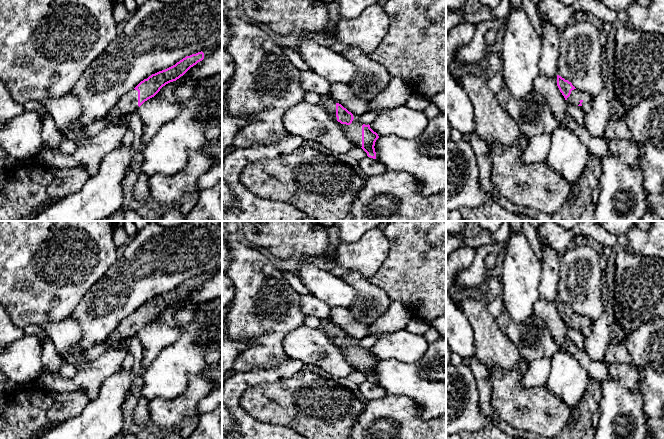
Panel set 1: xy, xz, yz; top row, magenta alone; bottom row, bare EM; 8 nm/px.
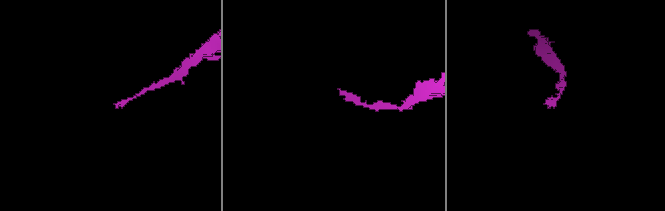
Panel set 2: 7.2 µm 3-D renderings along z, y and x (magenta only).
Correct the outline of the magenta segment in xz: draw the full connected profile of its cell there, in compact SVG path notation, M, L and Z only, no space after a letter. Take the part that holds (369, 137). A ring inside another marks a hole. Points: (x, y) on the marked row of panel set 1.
M327 97L321 105L330 112L335 120L342 124L345 133L356 146L361 147L368 157L376 159L374 146L379 136L370 128L369 124L362 125L358 121L357 115L353 115L330 97Z

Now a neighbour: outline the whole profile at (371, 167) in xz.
M368 156L359 161L359 166L367 176L377 176L387 172L386 167L382 163Z

